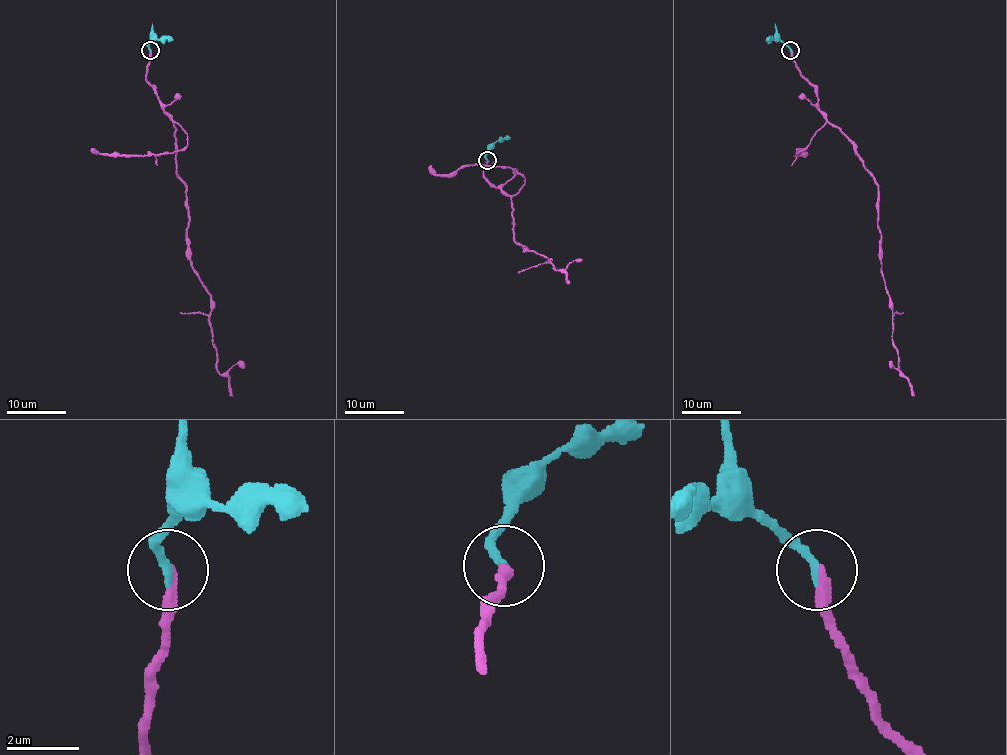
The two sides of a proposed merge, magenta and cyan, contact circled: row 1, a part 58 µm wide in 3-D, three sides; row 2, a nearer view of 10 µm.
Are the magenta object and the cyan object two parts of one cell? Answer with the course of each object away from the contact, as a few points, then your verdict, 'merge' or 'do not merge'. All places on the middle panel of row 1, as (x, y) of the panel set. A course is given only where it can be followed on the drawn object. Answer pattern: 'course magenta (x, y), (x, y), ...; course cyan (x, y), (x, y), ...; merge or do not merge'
course magenta (487, 160), (484, 175), (511, 198), (514, 239), (524, 250), (548, 259), (566, 274), (569, 284); course cyan (487, 160), (485, 156), (494, 144), (511, 136); merge

